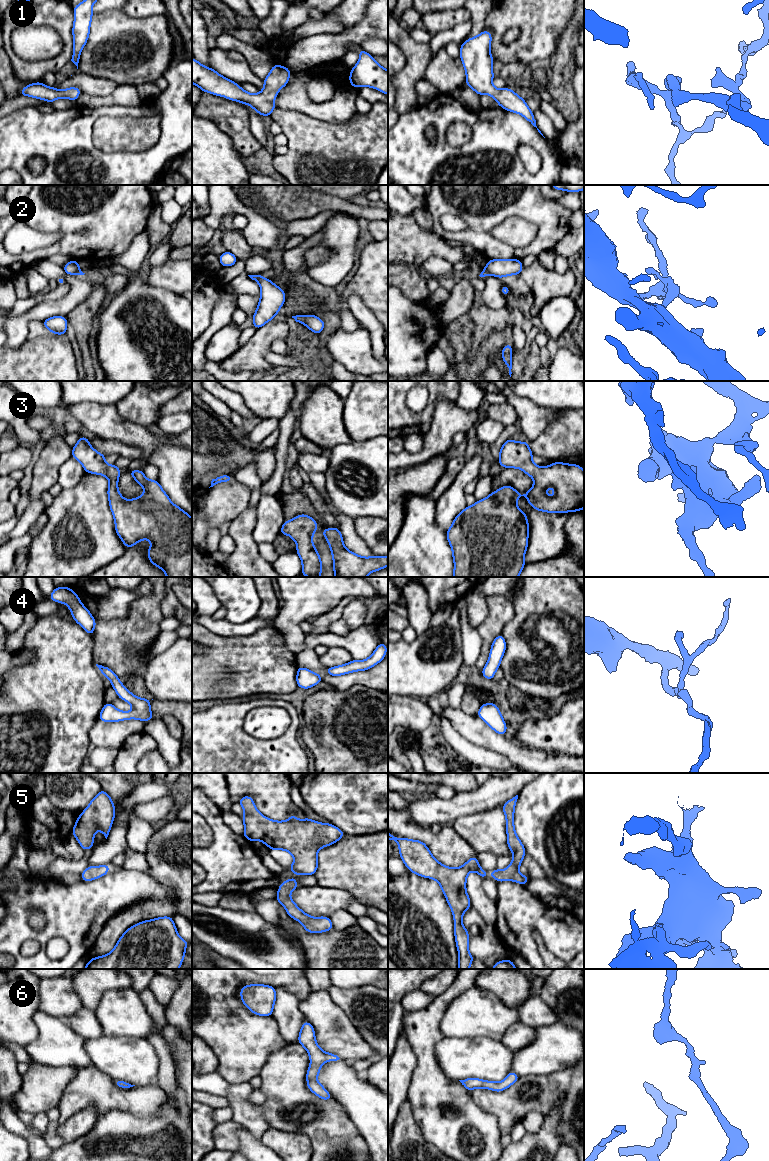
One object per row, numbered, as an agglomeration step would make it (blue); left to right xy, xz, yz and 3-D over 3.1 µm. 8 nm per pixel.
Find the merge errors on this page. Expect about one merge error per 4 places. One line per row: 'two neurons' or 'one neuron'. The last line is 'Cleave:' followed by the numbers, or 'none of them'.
1: one neuron
2: one neuron
3: one neuron
4: one neuron
5: one neuron
6: one neuron
Cleave: none of them

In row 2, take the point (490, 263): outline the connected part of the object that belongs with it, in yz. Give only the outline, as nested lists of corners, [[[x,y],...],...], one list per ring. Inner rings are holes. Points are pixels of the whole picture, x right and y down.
[[[494,259],[488,260],[486,267],[483,269],[480,277],[493,275],[498,278],[508,275],[520,275],[523,265],[519,259]]]

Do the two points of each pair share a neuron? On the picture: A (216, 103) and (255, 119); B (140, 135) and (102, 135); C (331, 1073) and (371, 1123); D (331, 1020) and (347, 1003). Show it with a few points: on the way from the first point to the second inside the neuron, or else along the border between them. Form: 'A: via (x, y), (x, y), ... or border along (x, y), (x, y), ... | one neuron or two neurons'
A: border along (248, 112), (249, 129), (257, 139) | two neurons
B: via (131, 135), (111, 135) | one neuron
C: via (343, 1085), (369, 1111) | one neuron
D: border along (327, 990), (330, 997), (342, 1009), (355, 1028) | two neurons

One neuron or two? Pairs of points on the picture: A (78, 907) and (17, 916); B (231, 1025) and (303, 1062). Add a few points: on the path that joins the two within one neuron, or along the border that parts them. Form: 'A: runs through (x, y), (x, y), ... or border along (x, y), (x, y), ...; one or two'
A: runs through (63, 905), (60, 903), (32, 903); one
B: border along (288, 1044), (275, 1050), (262, 1066); two

